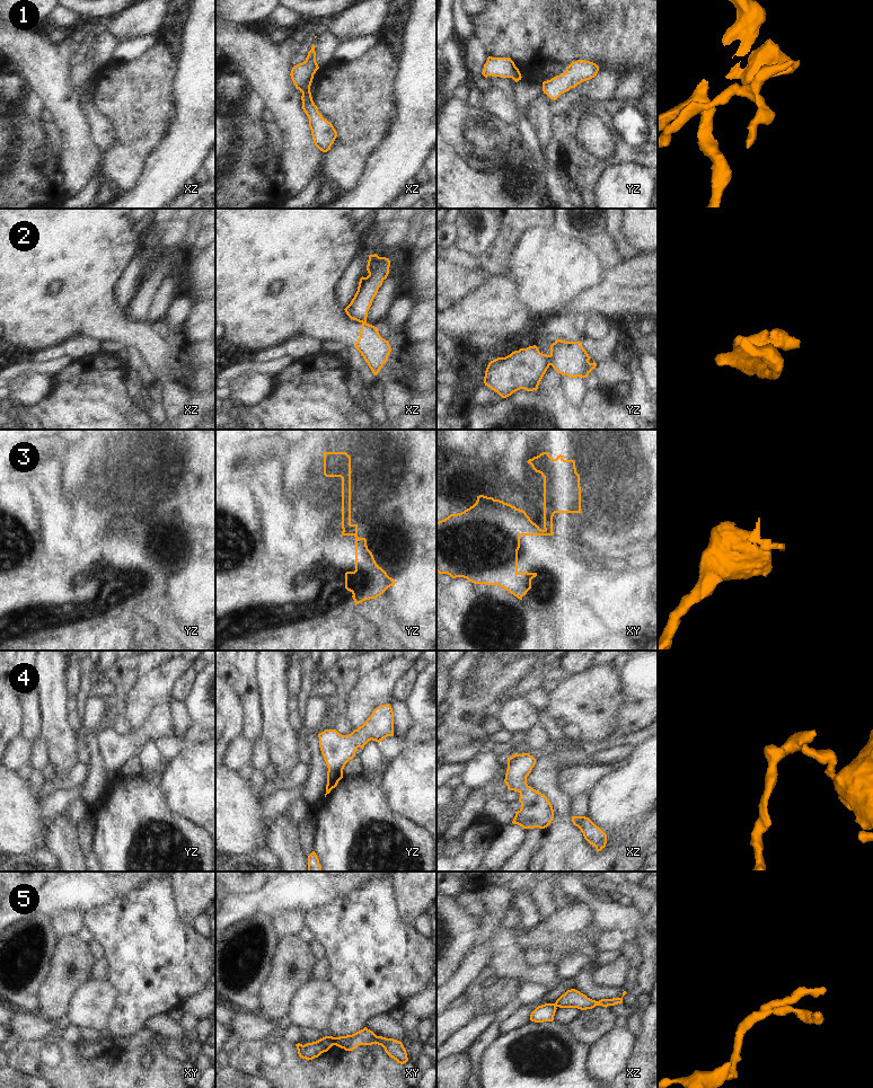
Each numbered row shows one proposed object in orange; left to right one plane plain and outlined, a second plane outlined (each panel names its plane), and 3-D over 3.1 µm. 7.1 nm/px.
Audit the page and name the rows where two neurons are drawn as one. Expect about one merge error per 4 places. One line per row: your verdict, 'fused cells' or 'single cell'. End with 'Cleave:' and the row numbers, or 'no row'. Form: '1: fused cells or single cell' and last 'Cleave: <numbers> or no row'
1: single cell
2: fused cells
3: fused cells
4: single cell
5: fused cells
Cleave: 2, 3, 5

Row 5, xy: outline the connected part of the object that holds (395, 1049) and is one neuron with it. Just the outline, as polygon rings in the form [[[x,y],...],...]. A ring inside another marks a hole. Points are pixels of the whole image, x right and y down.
[[[367,1027],[352,1035],[334,1037],[334,1043],[336,1046],[344,1049],[345,1051],[353,1051],[359,1045],[378,1044],[381,1045],[386,1053],[398,1063],[404,1064],[408,1061],[406,1050],[402,1042],[394,1038],[377,1036]]]

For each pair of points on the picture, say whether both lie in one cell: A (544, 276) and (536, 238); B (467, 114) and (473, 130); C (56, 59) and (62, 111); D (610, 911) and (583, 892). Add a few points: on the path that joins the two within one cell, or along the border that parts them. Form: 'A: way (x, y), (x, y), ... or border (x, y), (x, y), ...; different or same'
A: way (544, 267), (544, 258), (538, 247); same
B: way (467, 117), (469, 126); same
C: way (56, 71), (56, 91), (61, 98); same
D: way (603, 911), (590, 898); same

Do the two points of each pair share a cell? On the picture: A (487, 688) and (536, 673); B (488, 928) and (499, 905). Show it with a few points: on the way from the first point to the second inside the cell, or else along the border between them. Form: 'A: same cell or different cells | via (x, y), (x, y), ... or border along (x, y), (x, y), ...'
A: different cells | border along (534, 668), (505, 691)
B: same cell | via (488, 922), (494, 911)

